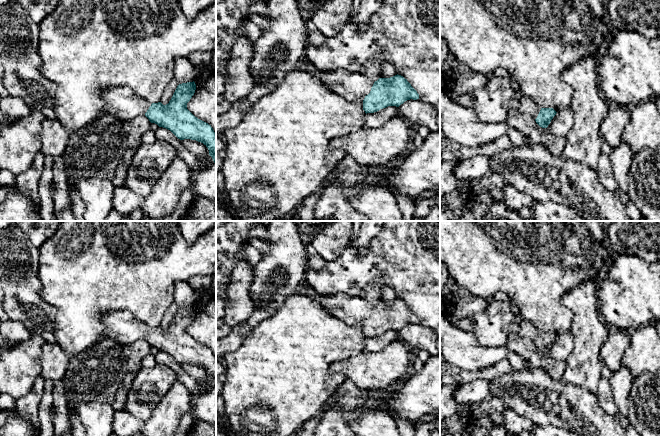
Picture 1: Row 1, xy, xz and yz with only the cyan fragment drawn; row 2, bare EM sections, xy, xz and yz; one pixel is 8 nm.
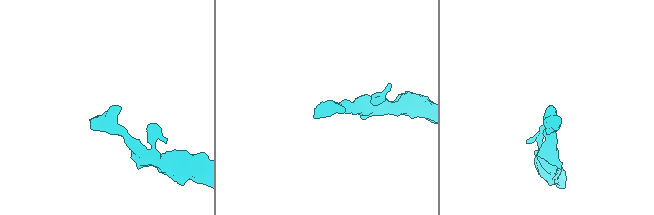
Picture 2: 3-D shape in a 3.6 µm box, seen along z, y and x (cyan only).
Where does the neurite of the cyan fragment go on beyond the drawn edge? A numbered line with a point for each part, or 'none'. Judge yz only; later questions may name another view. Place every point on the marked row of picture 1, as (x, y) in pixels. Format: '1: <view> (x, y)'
1: yz (527, 105)

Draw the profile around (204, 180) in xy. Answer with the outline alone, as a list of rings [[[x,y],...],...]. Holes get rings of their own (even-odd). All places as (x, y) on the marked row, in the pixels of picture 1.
[[[216,163],[194,172],[192,188],[196,197],[216,201]]]

